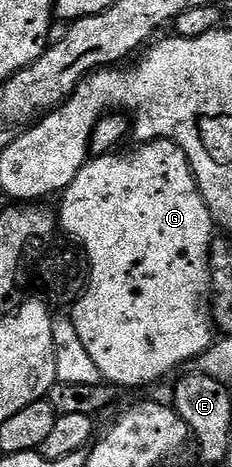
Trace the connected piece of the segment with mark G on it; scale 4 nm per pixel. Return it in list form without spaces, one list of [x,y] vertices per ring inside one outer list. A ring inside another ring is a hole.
[[[149,140],[147,142],[141,143],[139,145],[140,149],[137,152],[132,152],[129,156],[120,156],[121,154],[109,154],[107,156],[98,156],[92,159],[89,159],[88,163],[82,166],[82,170],[78,170],[78,174],[74,178],[74,182],[70,182],[70,186],[64,189],[62,195],[59,197],[60,200],[60,208],[58,207],[58,219],[60,222],[60,227],[63,229],[65,233],[68,232],[73,236],[74,239],[77,240],[75,243],[79,245],[82,249],[84,247],[83,255],[86,257],[86,283],[84,285],[84,290],[80,294],[79,300],[76,301],[75,304],[71,305],[70,308],[70,319],[74,324],[74,329],[78,330],[78,338],[82,340],[82,345],[86,348],[88,354],[90,354],[91,361],[94,362],[94,365],[97,366],[98,370],[101,372],[103,379],[107,381],[107,383],[114,384],[120,389],[123,390],[137,390],[142,387],[145,387],[147,384],[154,383],[156,380],[162,379],[164,376],[171,376],[177,370],[175,368],[183,369],[185,366],[183,364],[188,364],[195,361],[199,358],[200,355],[207,350],[208,347],[214,342],[214,335],[212,336],[212,332],[214,333],[214,321],[210,315],[209,305],[206,303],[206,297],[210,292],[210,277],[208,274],[208,256],[212,253],[212,246],[214,243],[214,237],[212,237],[212,232],[214,233],[214,225],[212,222],[212,215],[210,214],[210,210],[206,206],[206,202],[202,198],[202,194],[200,193],[200,188],[196,185],[196,176],[192,173],[192,167],[190,166],[190,162],[186,158],[186,154],[180,149],[179,146],[175,144],[173,140]]]

